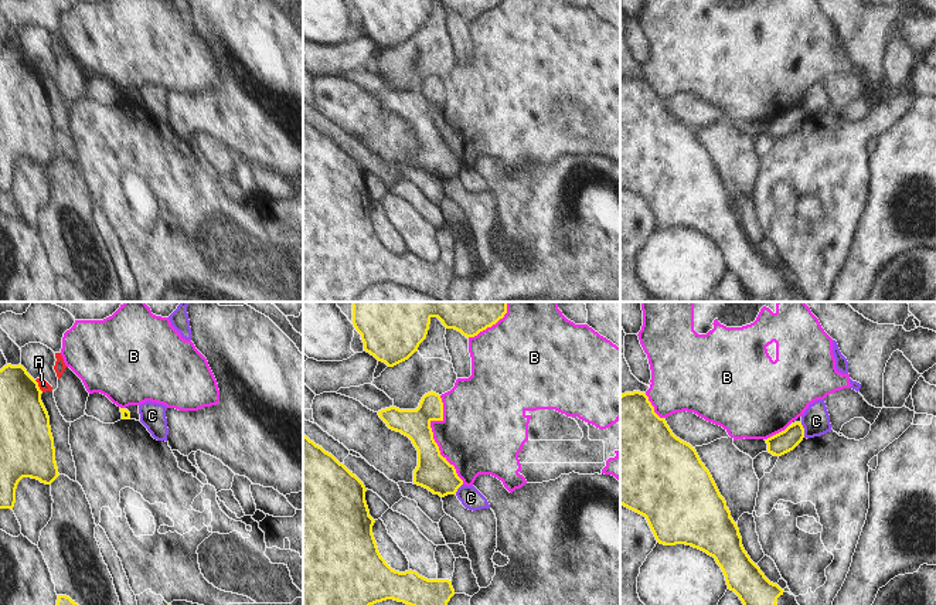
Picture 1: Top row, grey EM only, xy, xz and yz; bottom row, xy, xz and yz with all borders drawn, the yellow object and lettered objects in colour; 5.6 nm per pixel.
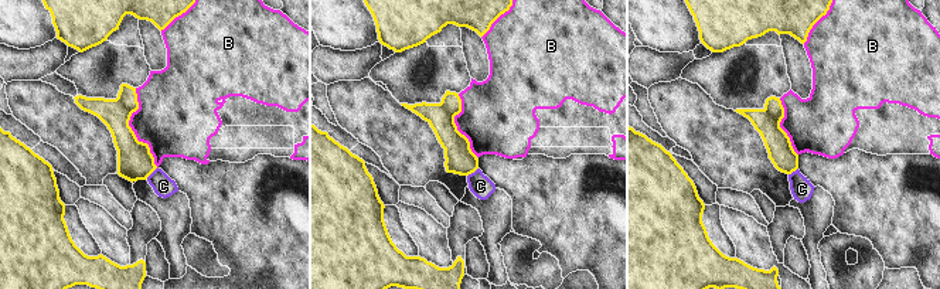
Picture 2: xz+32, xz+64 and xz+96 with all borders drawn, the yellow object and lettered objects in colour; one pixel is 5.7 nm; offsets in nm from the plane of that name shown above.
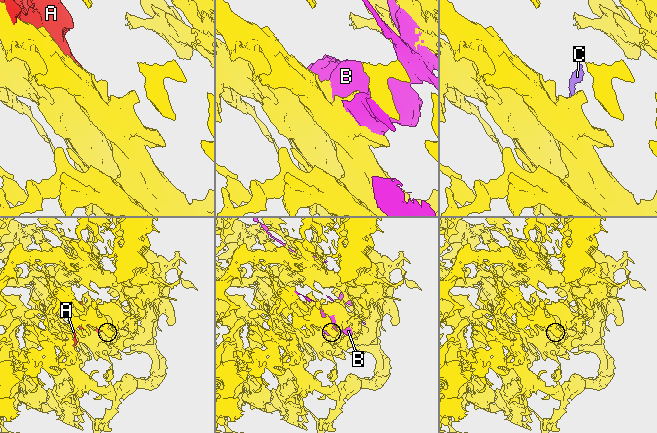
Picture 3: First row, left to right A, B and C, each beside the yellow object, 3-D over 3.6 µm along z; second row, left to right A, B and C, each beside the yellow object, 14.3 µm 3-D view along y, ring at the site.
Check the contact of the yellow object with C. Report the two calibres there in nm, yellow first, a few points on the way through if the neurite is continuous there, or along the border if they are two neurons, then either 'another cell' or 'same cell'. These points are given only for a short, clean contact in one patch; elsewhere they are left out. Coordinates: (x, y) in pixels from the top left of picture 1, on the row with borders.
120 nm thick on the yellow side, 160 nm on the other; border along yz (800, 422), (805, 437); another cell

